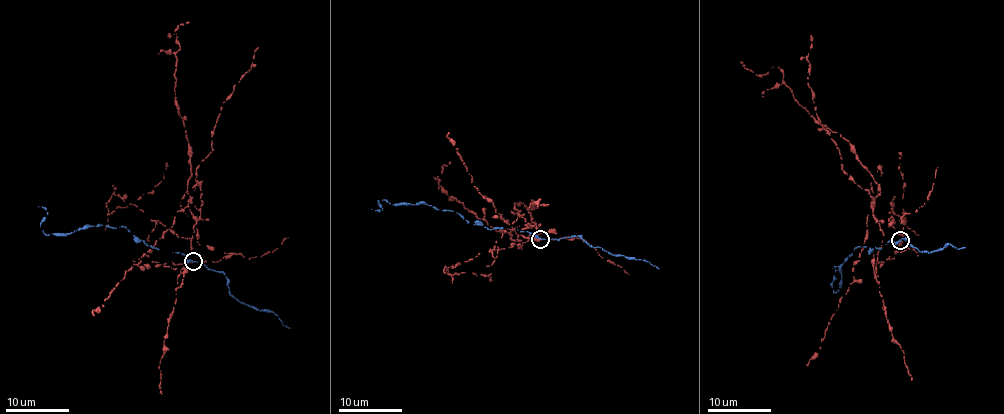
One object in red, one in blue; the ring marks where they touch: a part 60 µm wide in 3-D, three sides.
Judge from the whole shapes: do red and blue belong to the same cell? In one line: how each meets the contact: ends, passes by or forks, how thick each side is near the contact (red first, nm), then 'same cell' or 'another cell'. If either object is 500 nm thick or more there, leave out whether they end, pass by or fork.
red ends | blue ends | 340/320 nm | another cell

